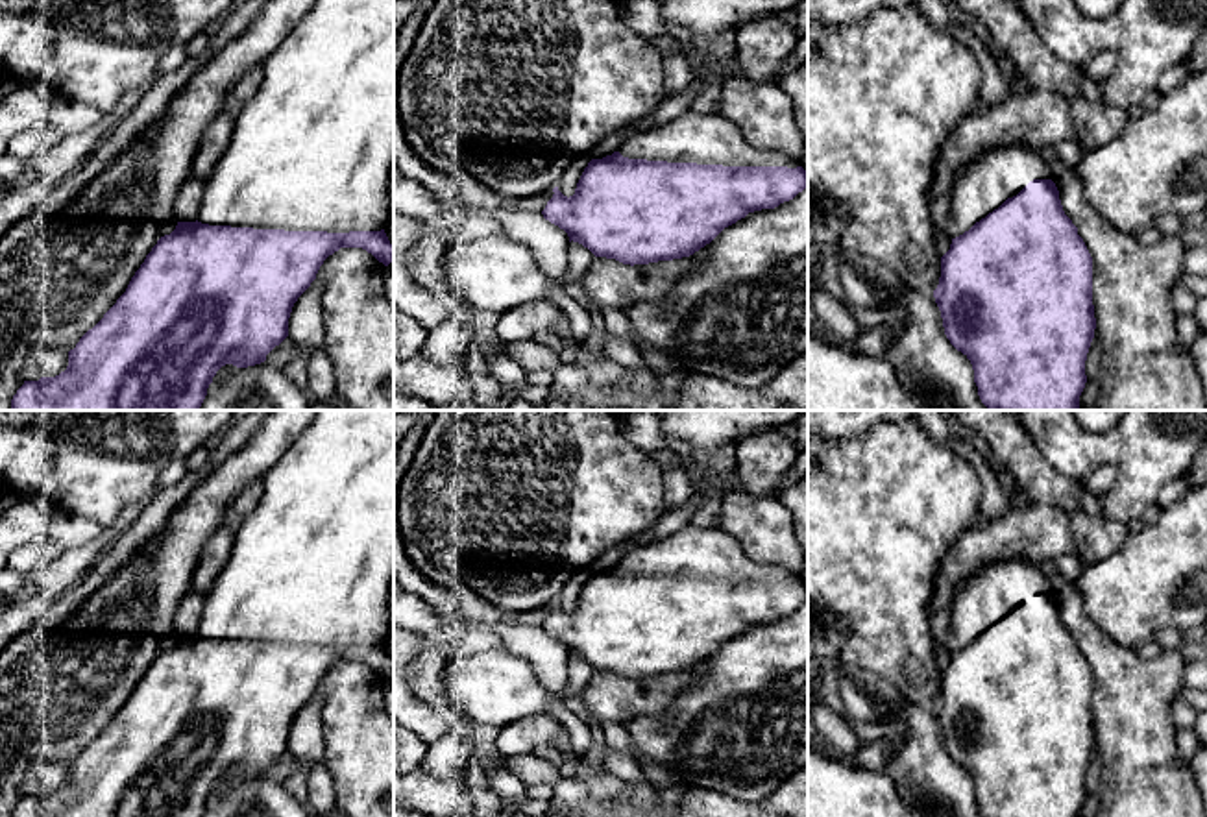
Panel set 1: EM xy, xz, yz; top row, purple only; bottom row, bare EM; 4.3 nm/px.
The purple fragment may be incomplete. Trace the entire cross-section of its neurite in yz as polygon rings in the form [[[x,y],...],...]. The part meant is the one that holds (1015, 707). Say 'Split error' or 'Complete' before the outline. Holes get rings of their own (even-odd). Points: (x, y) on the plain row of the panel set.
Split error. [[[1024,558],[989,564],[956,584],[948,610],[952,658],[941,671],[933,712],[946,752],[972,778],[981,817],[1079,817],[1096,743],[1092,671],[1063,625],[1046,573]]]

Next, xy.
Split error. [[[318,410],[312,421],[292,442],[285,455],[264,473],[262,495],[235,532],[231,555],[203,595],[205,606],[196,636],[177,636],[170,649],[157,654],[140,682],[131,691],[126,706],[89,743],[74,763],[68,780],[55,791],[24,795],[11,817],[203,817],[216,786],[233,778],[255,780],[288,750],[288,732],[298,712],[311,701],[323,675],[340,662],[362,662],[379,677],[394,675],[394,660],[384,641],[388,638],[388,595],[394,580],[394,410]]]

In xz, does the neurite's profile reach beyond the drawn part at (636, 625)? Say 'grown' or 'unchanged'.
grown

